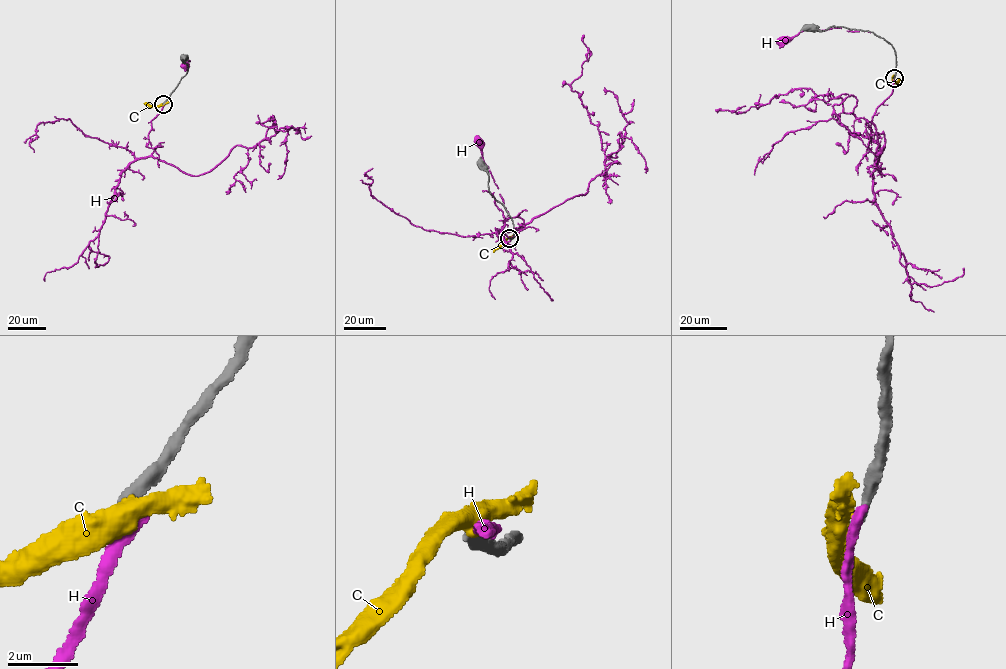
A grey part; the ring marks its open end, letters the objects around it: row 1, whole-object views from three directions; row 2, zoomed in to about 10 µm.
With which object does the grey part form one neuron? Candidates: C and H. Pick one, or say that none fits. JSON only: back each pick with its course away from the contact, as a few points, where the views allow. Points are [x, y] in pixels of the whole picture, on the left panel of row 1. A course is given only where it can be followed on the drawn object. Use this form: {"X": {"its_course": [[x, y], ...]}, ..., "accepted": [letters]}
{"accepted": []}

